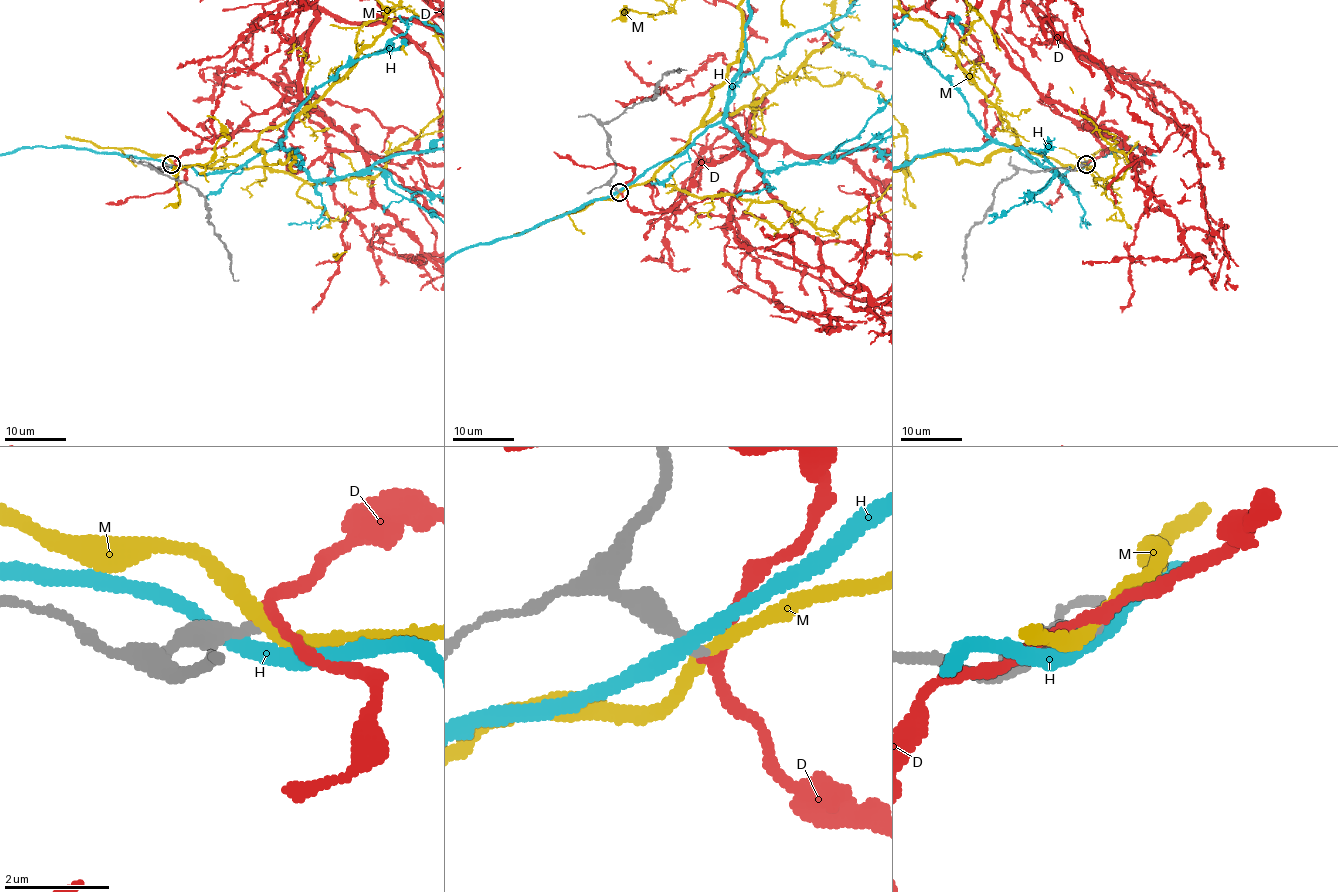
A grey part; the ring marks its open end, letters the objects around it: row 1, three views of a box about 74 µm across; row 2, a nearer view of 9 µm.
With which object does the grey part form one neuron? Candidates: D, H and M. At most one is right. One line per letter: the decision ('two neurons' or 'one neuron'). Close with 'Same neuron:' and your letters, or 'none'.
D: one neuron
H: two neurons
M: two neurons
Same neuron: D

